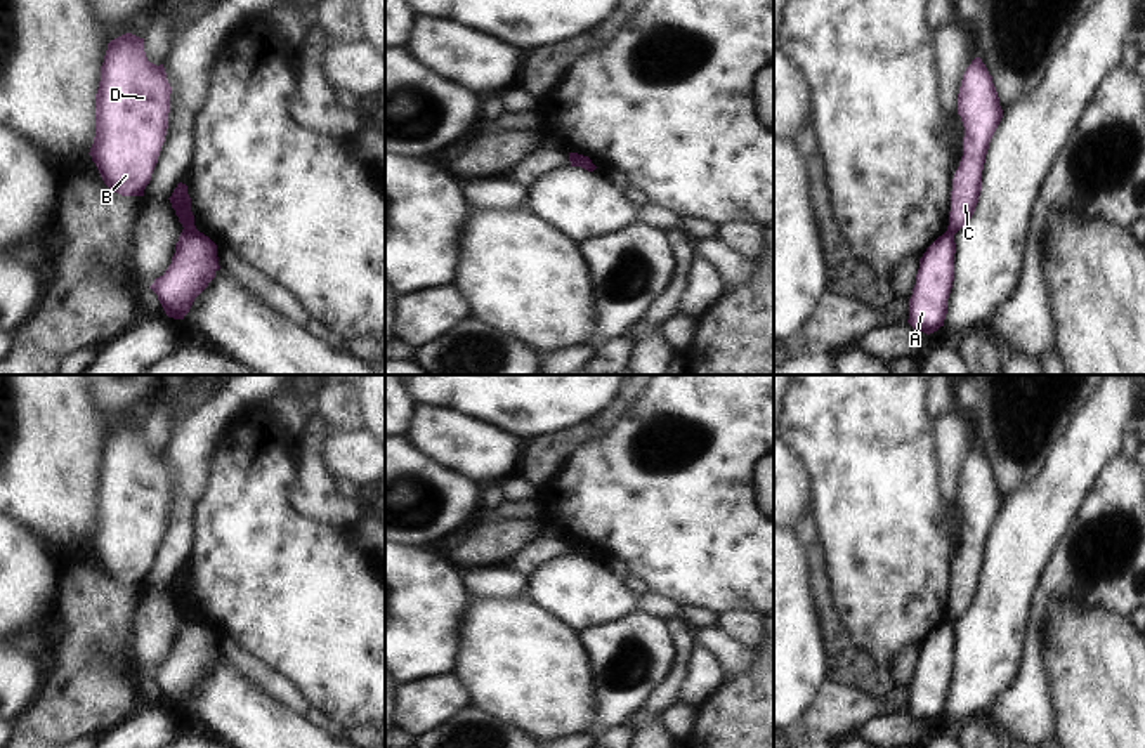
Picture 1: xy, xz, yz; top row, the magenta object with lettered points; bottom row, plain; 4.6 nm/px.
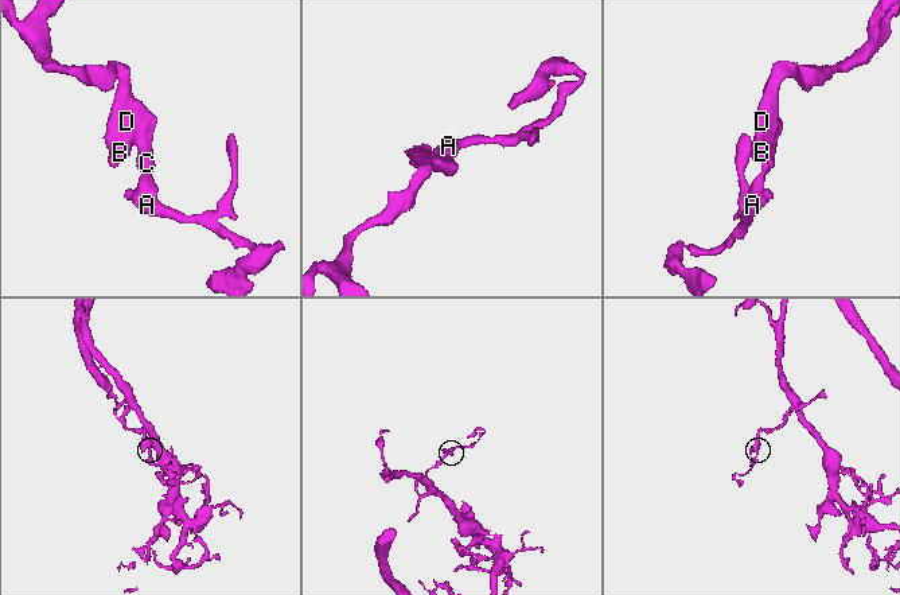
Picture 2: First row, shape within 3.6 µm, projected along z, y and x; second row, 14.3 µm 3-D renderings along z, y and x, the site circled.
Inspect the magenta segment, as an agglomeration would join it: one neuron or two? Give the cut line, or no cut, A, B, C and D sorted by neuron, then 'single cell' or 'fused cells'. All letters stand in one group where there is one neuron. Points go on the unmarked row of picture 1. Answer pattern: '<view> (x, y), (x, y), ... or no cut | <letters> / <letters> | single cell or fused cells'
xy (184, 615), (198, 622) | A / B C D | fused cells

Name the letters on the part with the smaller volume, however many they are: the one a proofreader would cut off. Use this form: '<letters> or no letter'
A.

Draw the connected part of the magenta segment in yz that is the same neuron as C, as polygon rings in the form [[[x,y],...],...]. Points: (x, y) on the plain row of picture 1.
[[[975,446],[963,463],[958,503],[965,515],[965,526],[963,545],[952,568],[949,623],[956,623],[975,600],[989,531],[1003,507],[992,465],[980,446]]]

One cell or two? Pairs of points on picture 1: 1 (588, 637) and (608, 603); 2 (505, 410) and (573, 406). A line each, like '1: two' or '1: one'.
1: two
2: one

